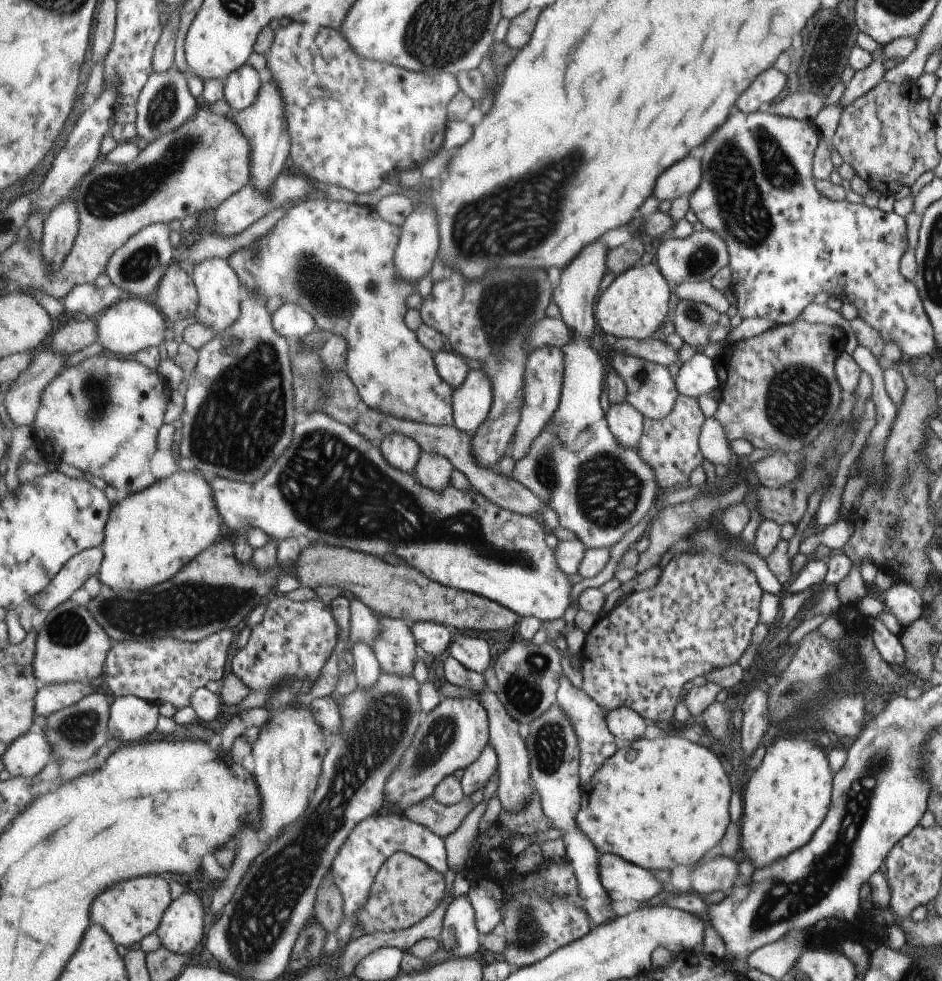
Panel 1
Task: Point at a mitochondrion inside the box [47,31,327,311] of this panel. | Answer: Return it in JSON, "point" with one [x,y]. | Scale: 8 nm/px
{"point":[111,195]}

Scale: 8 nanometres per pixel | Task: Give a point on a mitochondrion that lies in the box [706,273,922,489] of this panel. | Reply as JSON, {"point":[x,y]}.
{"point":[798,400]}

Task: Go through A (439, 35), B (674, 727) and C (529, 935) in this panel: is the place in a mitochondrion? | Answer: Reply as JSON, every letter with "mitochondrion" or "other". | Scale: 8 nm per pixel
{"A":"mitochondrion","B":"other","C":"mitochondrion"}

